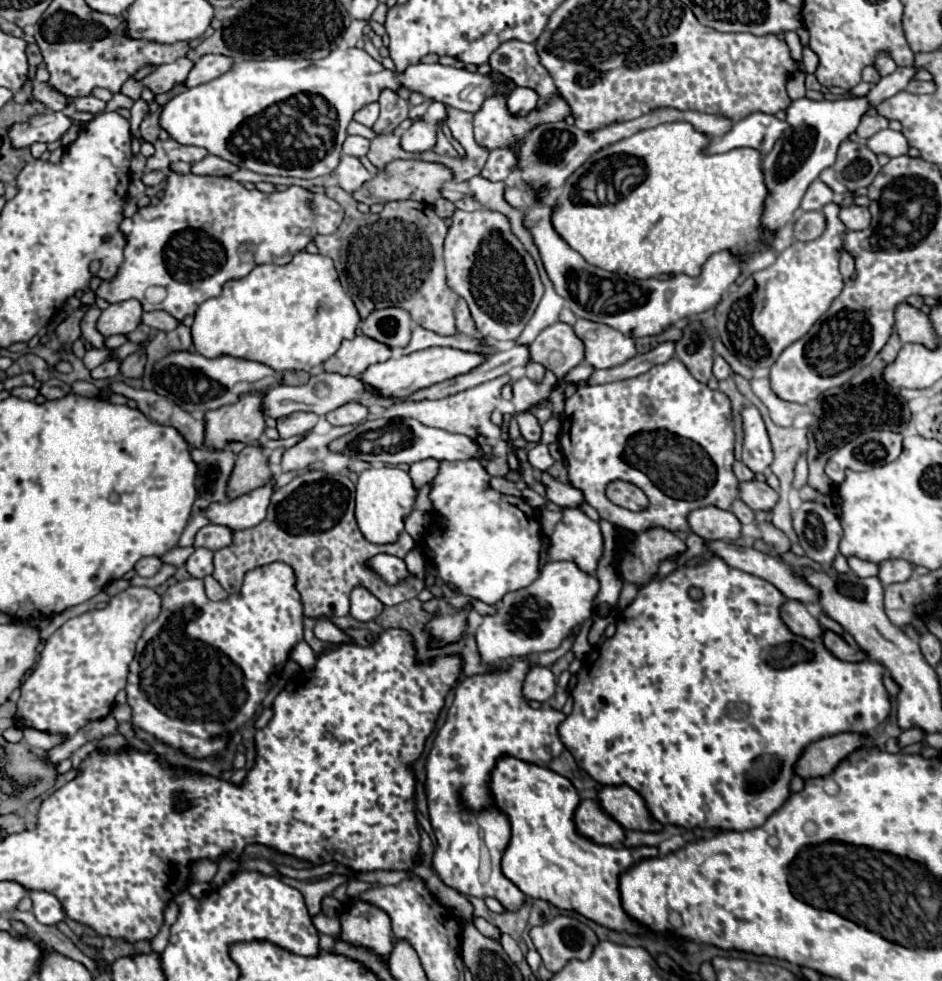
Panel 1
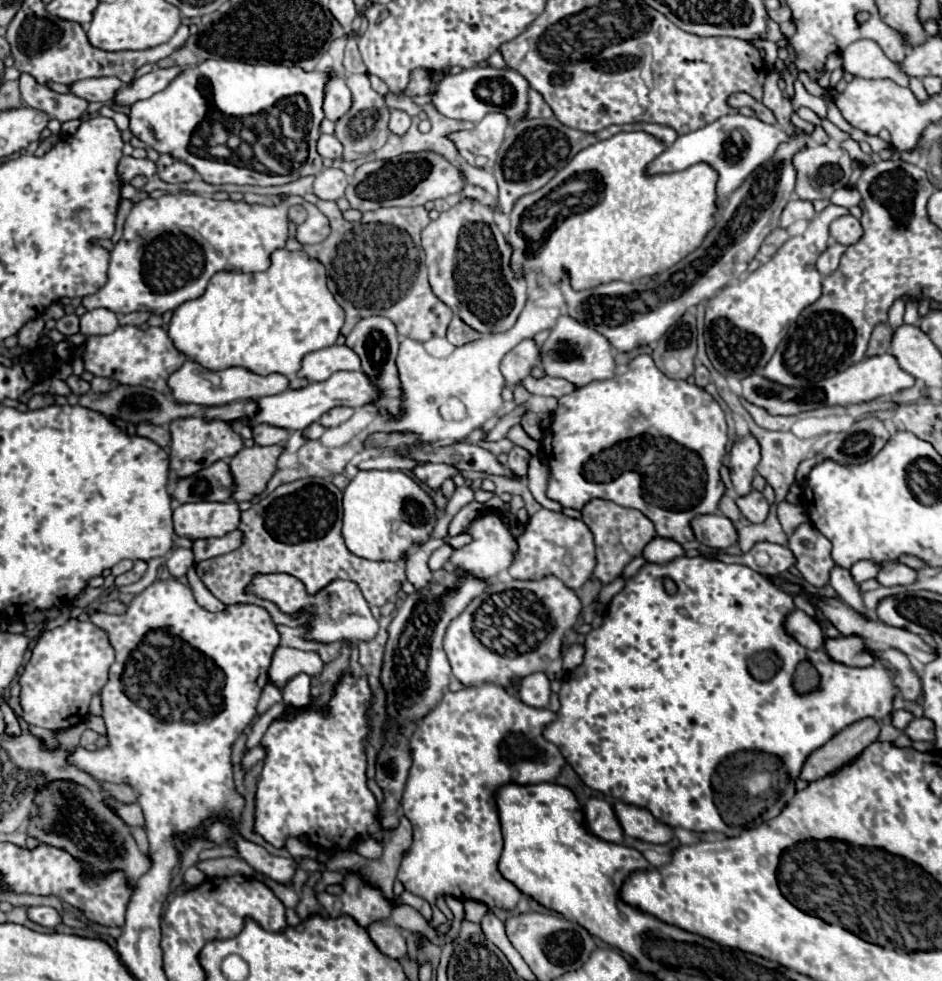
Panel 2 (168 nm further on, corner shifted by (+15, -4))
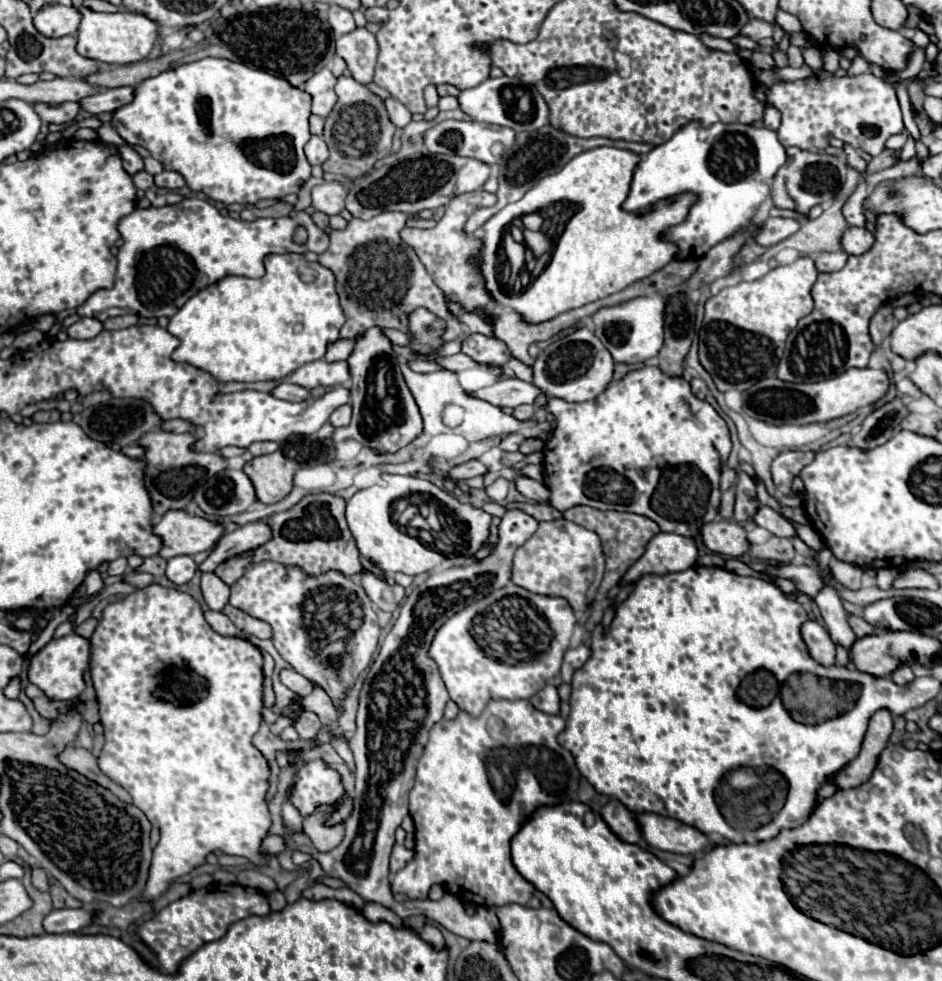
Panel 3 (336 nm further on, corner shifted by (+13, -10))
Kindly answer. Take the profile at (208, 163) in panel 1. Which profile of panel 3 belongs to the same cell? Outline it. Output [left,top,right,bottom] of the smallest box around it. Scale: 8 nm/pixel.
[155,171,185,189]

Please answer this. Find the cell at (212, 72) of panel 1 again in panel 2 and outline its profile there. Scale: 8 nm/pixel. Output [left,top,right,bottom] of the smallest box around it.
[113,67,181,105]

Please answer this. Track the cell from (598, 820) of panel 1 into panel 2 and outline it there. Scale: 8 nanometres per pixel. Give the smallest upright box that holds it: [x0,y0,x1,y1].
[585,799,623,843]

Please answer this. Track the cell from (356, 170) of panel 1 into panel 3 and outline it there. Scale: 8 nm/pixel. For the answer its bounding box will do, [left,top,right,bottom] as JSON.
[311,181,347,215]

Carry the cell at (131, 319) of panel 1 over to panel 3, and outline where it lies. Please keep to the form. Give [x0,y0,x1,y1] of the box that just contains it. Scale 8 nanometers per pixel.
[67,317,103,339]

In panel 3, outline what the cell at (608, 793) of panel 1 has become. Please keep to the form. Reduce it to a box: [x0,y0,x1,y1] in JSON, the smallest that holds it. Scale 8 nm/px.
[635,813,709,855]

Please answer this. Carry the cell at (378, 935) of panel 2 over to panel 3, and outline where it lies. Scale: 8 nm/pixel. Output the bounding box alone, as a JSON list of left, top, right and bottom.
[361,903,403,929]

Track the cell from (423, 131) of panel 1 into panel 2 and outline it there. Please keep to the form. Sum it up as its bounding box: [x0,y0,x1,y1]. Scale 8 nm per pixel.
[389,109,411,135]

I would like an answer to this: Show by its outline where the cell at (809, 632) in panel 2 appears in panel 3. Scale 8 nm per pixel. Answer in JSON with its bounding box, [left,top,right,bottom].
[801,619,835,665]

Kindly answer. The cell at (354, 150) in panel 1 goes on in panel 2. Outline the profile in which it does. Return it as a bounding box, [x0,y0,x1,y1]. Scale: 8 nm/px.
[317,135,341,159]

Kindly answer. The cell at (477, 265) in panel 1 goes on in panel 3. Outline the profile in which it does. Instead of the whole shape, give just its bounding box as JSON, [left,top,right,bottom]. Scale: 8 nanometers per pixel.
[401,189,497,325]

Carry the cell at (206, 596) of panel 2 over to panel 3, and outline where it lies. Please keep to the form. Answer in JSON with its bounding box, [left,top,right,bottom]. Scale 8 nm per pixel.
[205,611,237,635]

